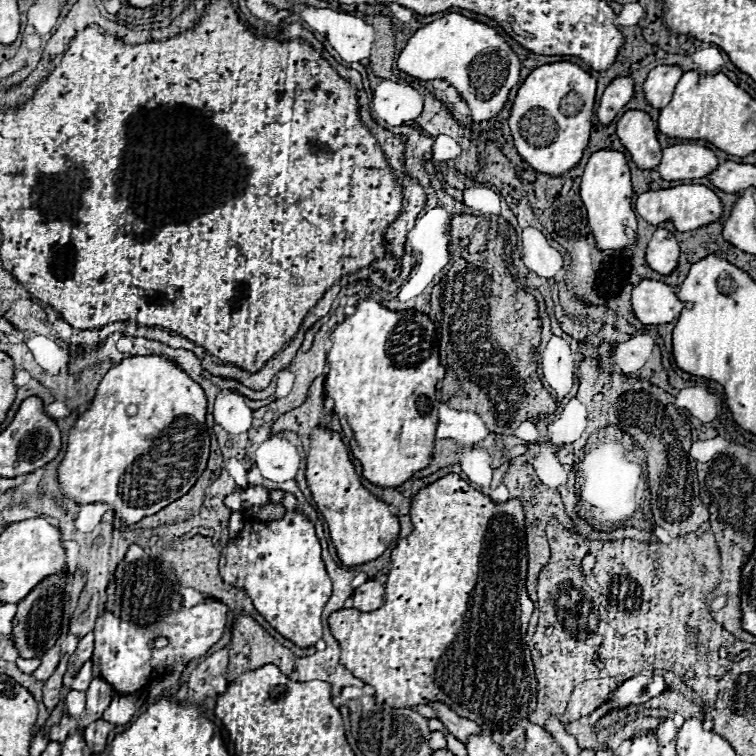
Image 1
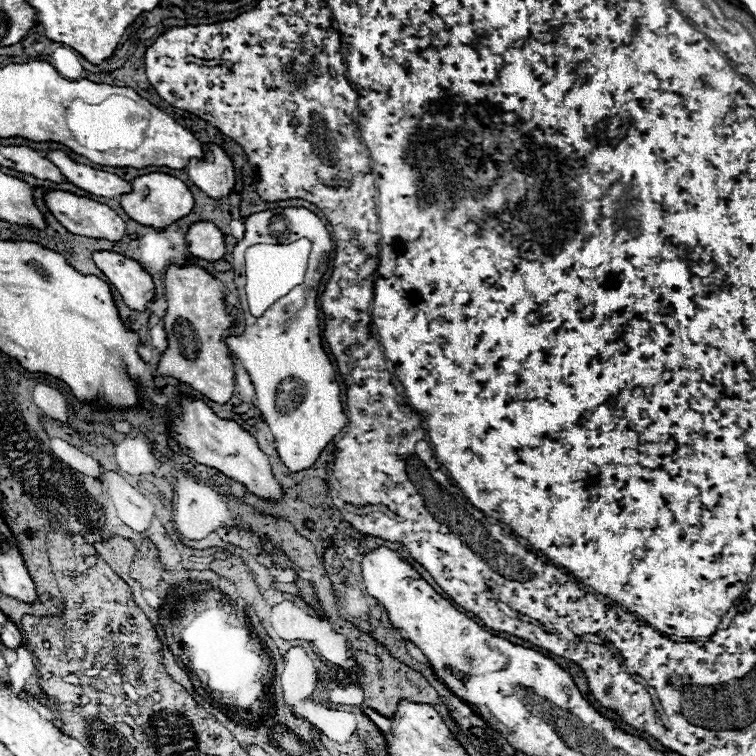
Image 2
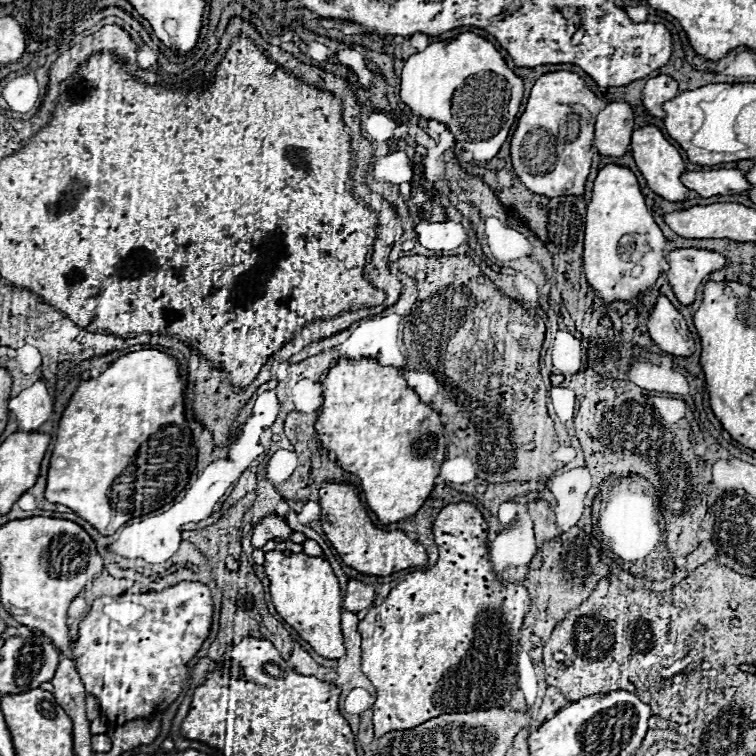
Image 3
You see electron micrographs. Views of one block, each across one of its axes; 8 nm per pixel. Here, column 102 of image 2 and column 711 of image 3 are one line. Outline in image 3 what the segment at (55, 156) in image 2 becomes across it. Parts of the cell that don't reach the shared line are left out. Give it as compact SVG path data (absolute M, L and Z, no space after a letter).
M710 170L710 172L684 172L682 182L686 188L694 190L704 198L728 196L728 194L748 194L752 184L740 170Z

